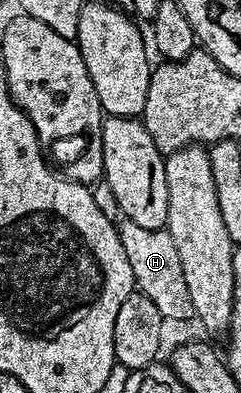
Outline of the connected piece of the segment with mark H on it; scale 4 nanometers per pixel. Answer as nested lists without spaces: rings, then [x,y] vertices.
[[[123,218],[117,224],[120,245],[124,245],[124,257],[132,265],[134,286],[156,309],[160,309],[163,320],[182,323],[185,319],[195,318],[192,297],[188,297],[188,281],[184,281],[184,269],[180,266],[180,252],[176,250],[176,241],[172,241],[170,232],[165,229],[144,229],[136,221]]]

